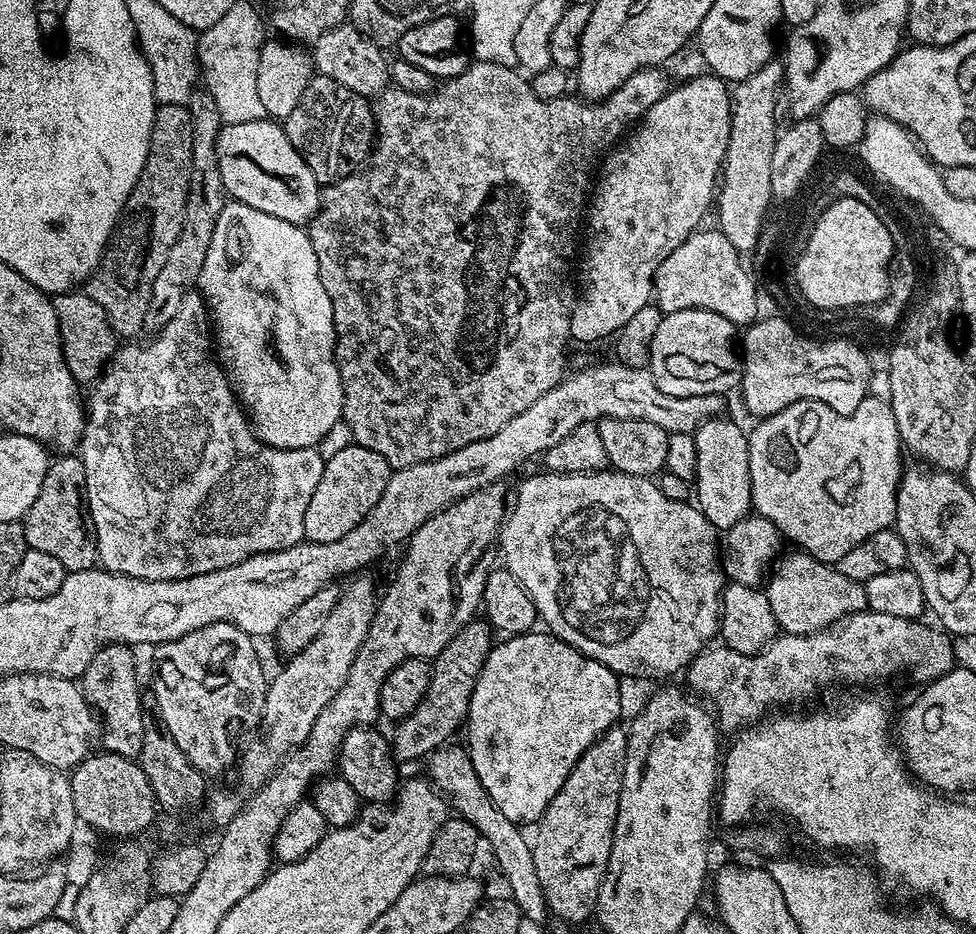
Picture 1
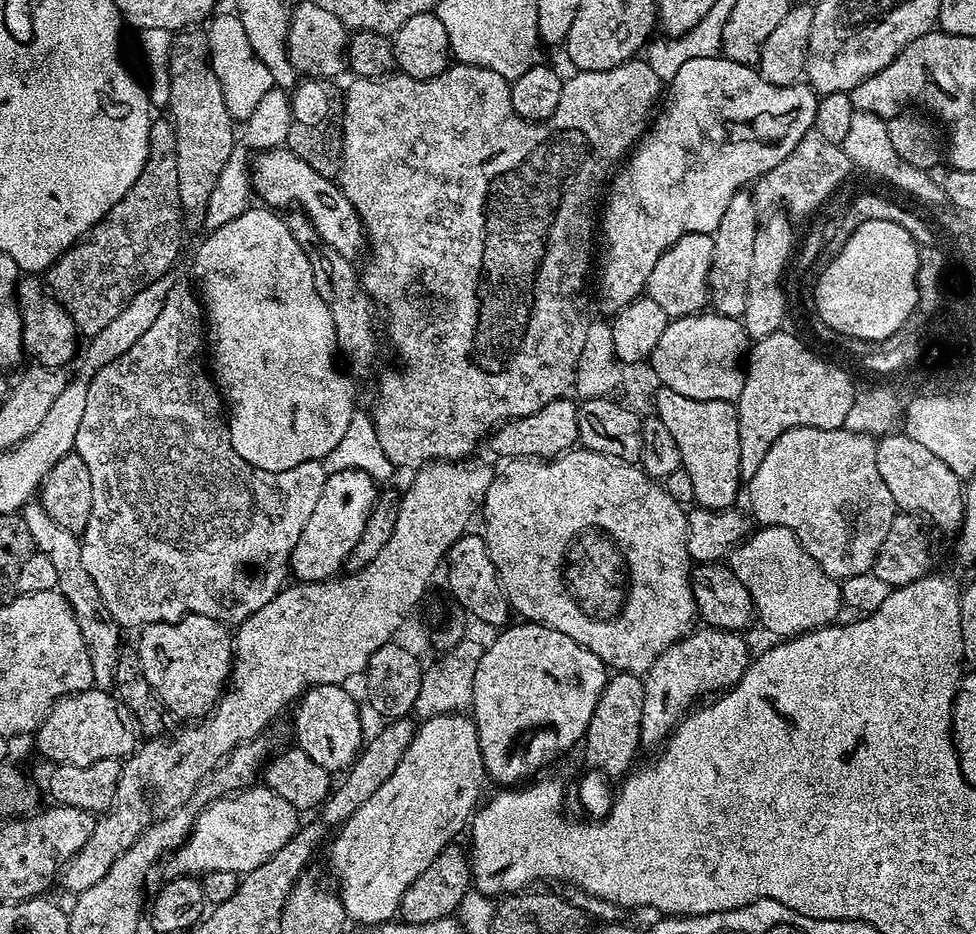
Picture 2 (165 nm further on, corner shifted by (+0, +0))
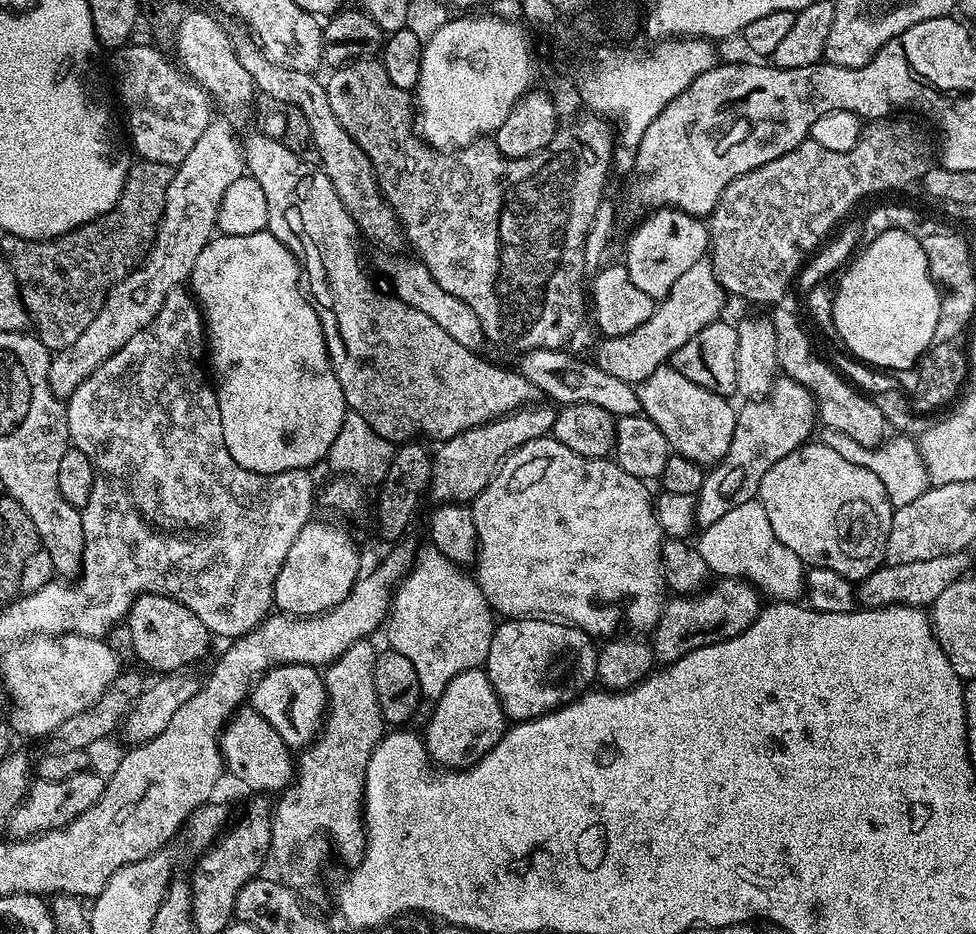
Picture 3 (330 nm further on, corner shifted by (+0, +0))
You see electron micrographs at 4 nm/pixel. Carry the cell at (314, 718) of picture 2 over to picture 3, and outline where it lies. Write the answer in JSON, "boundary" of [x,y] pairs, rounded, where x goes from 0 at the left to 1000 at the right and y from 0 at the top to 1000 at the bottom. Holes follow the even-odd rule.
{"boundary":[[[290,711],[278,715],[258,733],[256,757],[264,760],[264,764],[289,786],[289,794],[293,794],[296,801],[310,803],[323,792],[332,774],[336,757],[332,725],[318,711]]]}

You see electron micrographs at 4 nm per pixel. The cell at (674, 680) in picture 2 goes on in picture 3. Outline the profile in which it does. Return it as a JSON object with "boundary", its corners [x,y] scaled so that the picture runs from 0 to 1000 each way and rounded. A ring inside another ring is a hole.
{"boundary":[[[753,619],[735,620],[733,623],[726,624],[716,636],[708,638],[690,637],[681,646],[680,656],[677,657],[676,665],[672,667],[672,671],[666,681],[671,710],[676,713],[683,713],[719,692],[727,692],[739,683],[760,679],[760,675],[764,675],[764,670],[768,670],[768,666],[773,666],[773,662],[778,657],[780,650],[781,639],[773,626],[766,624],[765,621]]]}

